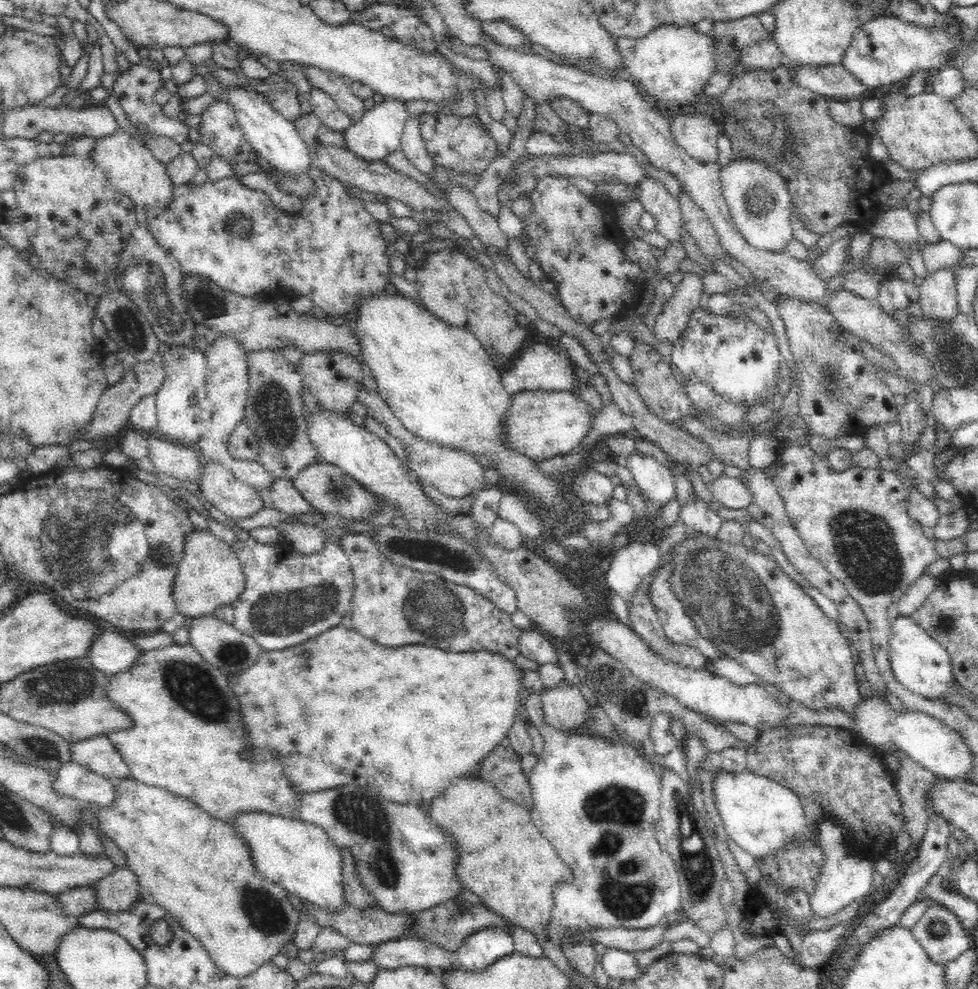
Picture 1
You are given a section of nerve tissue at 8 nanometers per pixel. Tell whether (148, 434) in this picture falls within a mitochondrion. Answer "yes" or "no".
no

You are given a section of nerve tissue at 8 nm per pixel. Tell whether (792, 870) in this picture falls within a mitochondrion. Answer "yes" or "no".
yes

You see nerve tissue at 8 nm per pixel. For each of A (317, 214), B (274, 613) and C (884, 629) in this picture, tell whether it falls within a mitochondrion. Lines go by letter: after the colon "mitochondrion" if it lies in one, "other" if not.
A: other
B: mitochondrion
C: other

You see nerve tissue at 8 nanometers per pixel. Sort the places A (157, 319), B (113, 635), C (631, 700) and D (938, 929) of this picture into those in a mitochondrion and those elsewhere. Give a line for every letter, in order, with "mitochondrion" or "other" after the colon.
A: mitochondrion
B: other
C: mitochondrion
D: mitochondrion

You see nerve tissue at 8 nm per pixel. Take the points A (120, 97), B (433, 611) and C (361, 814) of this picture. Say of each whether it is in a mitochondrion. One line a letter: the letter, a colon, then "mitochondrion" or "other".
A: other
B: mitochondrion
C: mitochondrion

